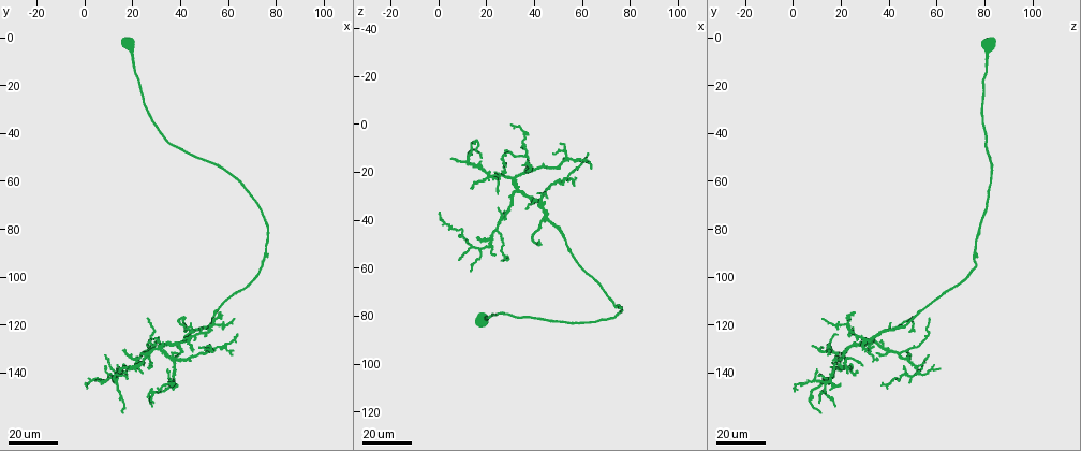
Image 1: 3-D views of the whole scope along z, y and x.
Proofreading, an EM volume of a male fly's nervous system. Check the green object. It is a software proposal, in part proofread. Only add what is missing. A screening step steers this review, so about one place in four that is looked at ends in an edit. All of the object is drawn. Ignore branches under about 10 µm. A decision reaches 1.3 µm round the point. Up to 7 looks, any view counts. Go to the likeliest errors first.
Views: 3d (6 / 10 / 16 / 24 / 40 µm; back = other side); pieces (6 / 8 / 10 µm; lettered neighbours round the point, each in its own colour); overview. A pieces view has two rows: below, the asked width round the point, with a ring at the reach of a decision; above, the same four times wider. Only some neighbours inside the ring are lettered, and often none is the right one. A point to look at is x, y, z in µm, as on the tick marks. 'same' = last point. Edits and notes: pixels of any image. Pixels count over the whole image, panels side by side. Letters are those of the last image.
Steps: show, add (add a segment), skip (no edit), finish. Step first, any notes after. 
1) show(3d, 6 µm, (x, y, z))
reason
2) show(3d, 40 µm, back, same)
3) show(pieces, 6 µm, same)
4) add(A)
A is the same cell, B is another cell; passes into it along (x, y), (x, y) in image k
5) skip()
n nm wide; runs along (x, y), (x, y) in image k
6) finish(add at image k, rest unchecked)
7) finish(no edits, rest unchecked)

show(3d, 24 µm, (16, 156, 11))
end of a long branch

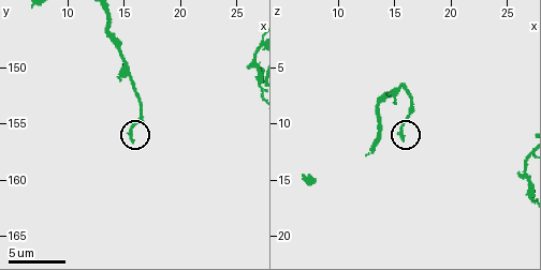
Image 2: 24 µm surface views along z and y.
show(pieces, 6 µm, (15.8, 156.6, 11.4))
what lies round it

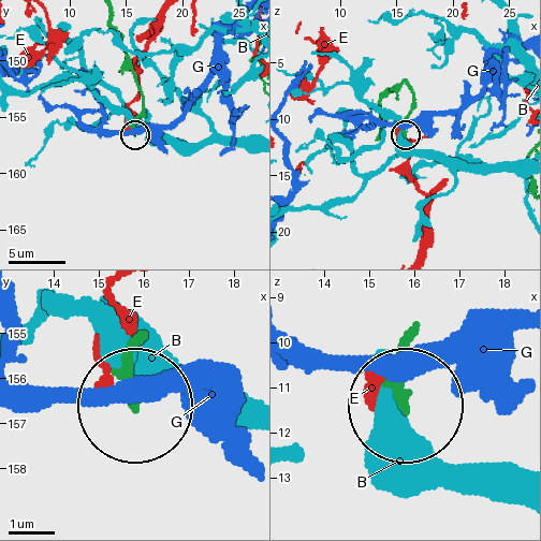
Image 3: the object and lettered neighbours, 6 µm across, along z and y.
skip()
190 nm wide; B, E and G are other cells; runs along (378, 134), (382, 100), (403, 79), (413, 92), (405, 134) in image 3; no lettered segment goes on from it

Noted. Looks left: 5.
show(3d, 24 µm, (24, 132, 20))
an open end

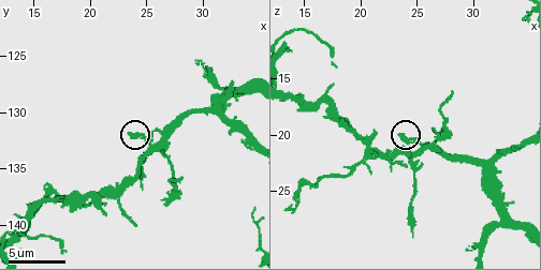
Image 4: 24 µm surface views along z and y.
show(pieces, 8 µm, (23.6, 132.0, 20.0))

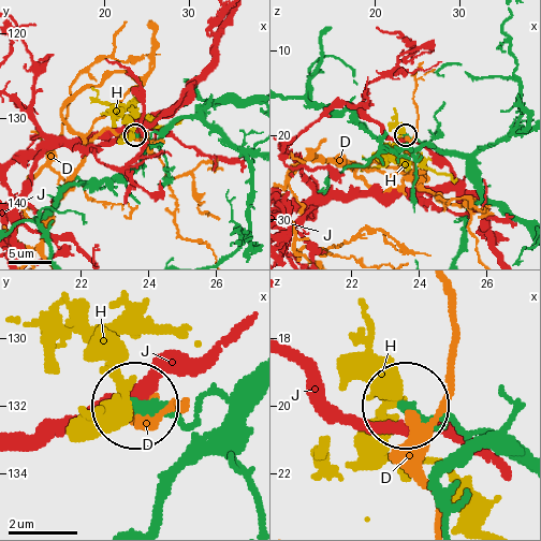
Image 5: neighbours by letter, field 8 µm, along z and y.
skip()
D, H and J are other cells; none of them fits

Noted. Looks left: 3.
show(3d, 24 µm, (50, 124, 23))
free end

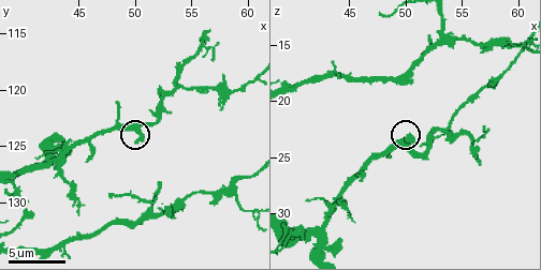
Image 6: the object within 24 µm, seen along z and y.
show(3d, 6 µm, (50.0, 124.6, 23.6))

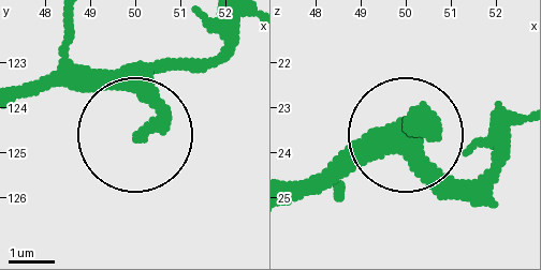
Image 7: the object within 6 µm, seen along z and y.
show(pieces, 10 µm, (50.20, 124.50, 23.45))

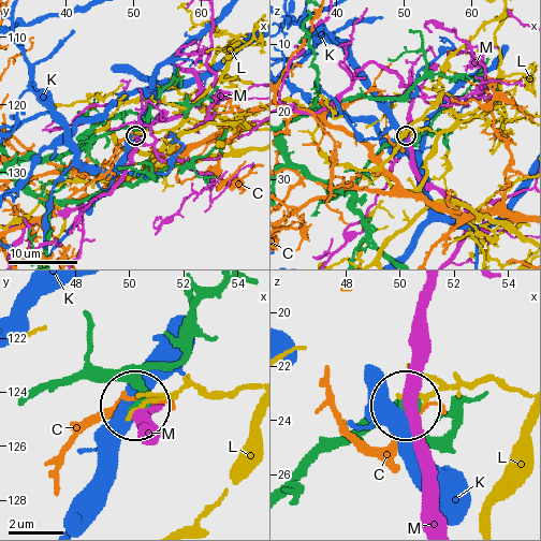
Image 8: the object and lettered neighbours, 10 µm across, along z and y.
skip()
C, K, L and M are other cells; no lettered segment goes on from it

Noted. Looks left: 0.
finish(no edits, rest unchecked)

